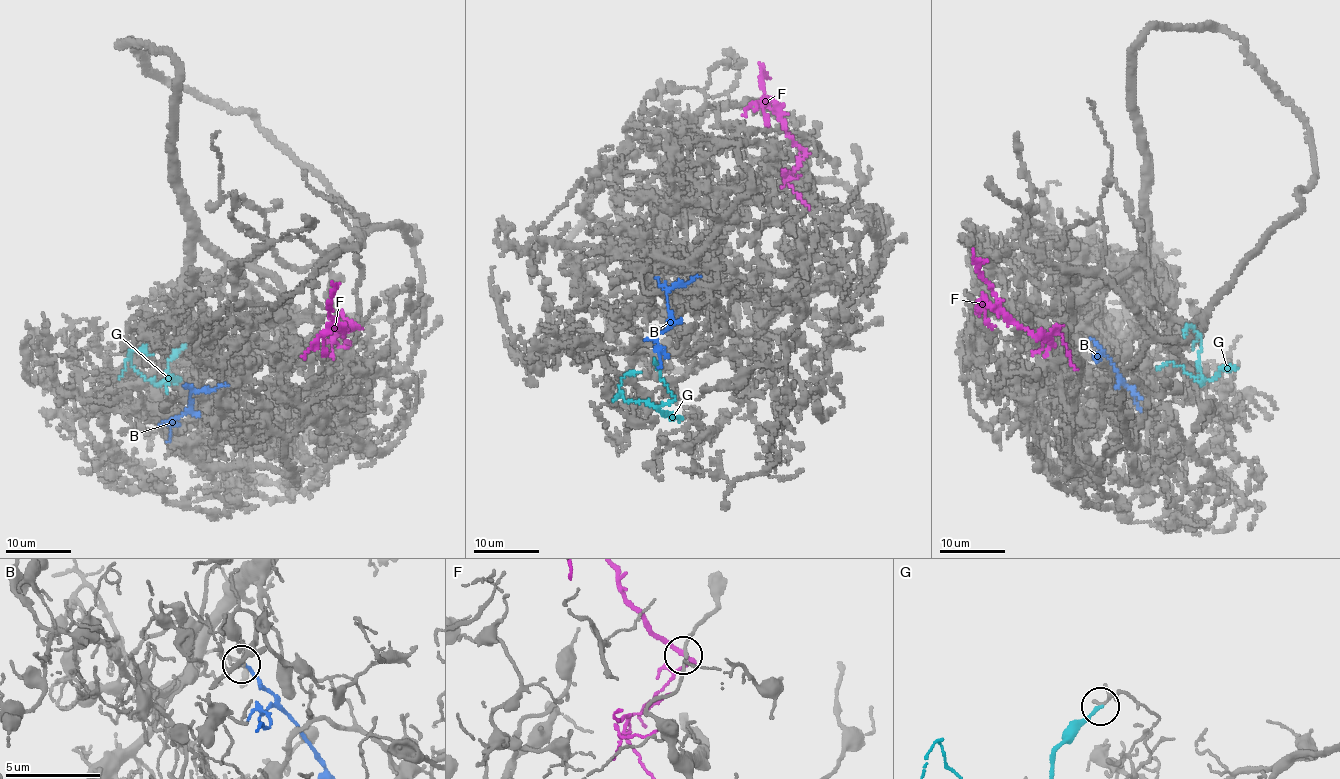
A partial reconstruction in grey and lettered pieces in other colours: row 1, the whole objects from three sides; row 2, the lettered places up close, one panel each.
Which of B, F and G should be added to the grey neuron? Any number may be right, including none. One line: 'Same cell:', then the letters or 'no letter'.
Same cell: no letter

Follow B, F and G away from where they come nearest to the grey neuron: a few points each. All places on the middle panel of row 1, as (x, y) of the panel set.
B: (657, 276), (665, 289), (671, 321), (656, 338), (661, 360), (659, 368)
F: (805, 151), (766, 103), (760, 72), (770, 78)
G: (681, 419), (622, 397), (619, 386), (623, 376), (640, 372)

